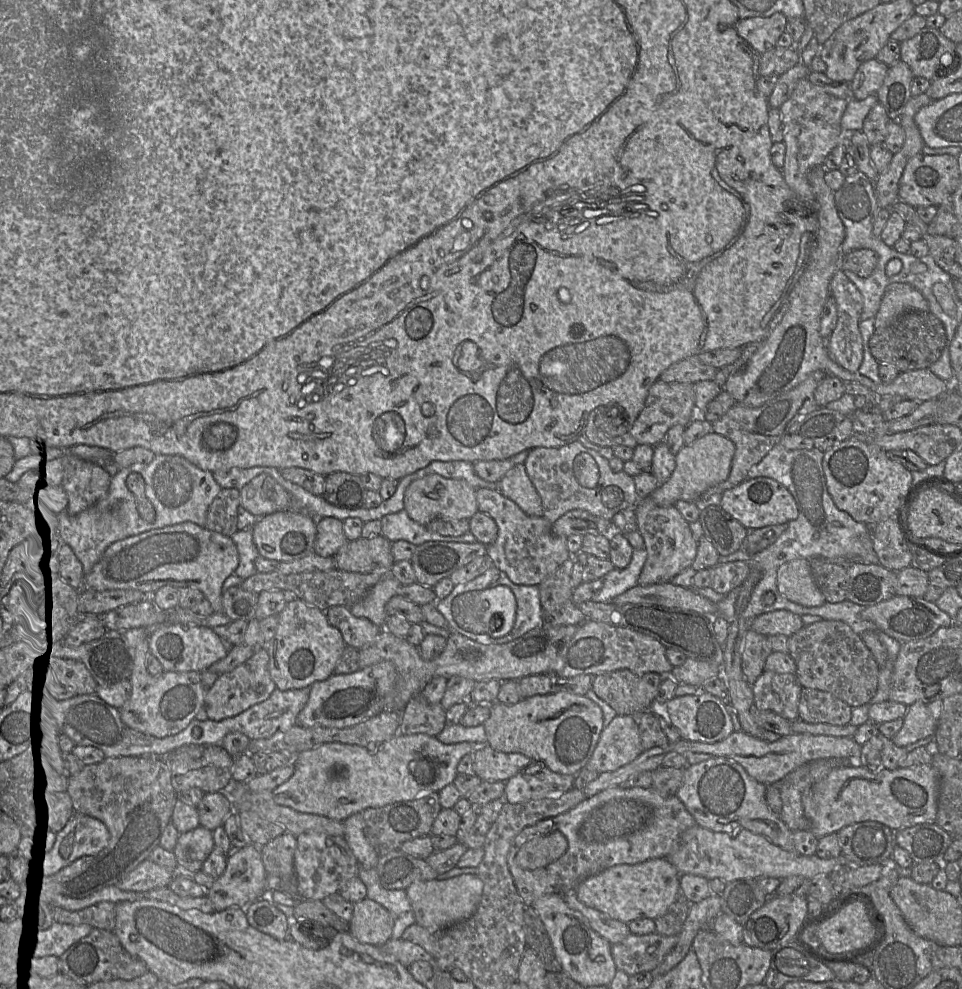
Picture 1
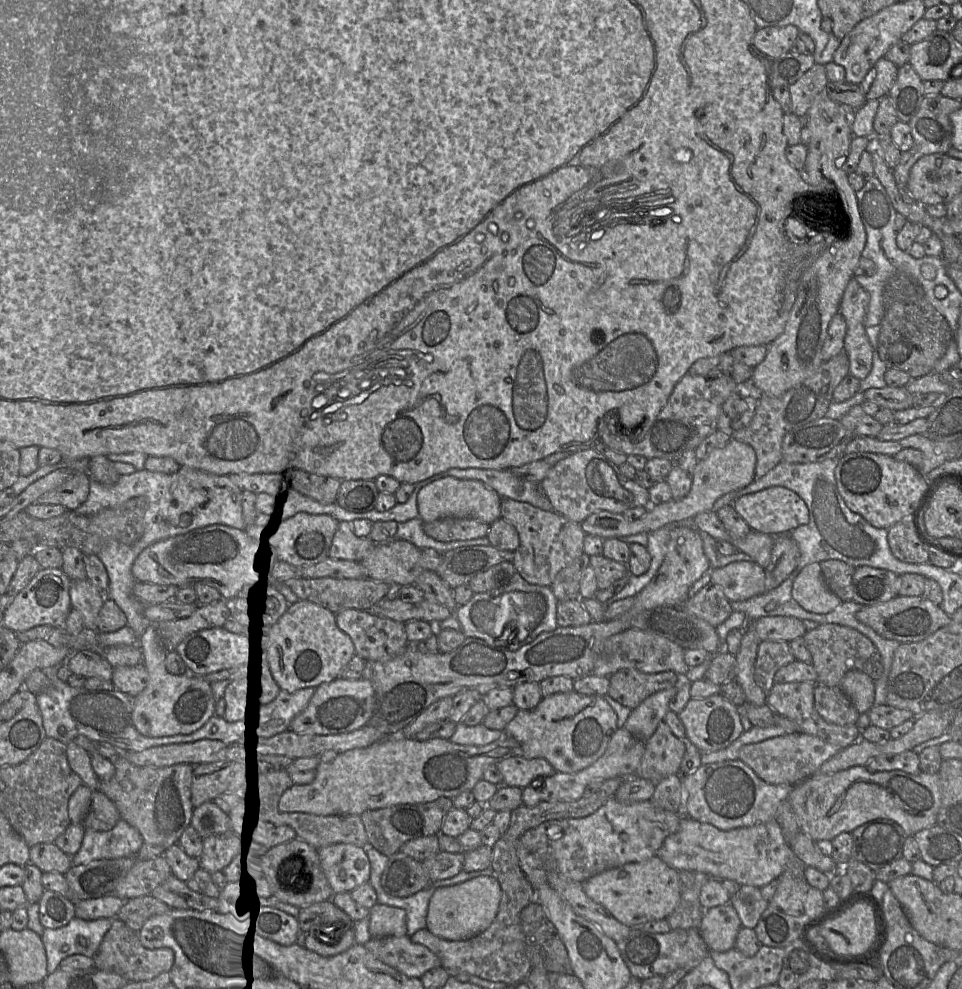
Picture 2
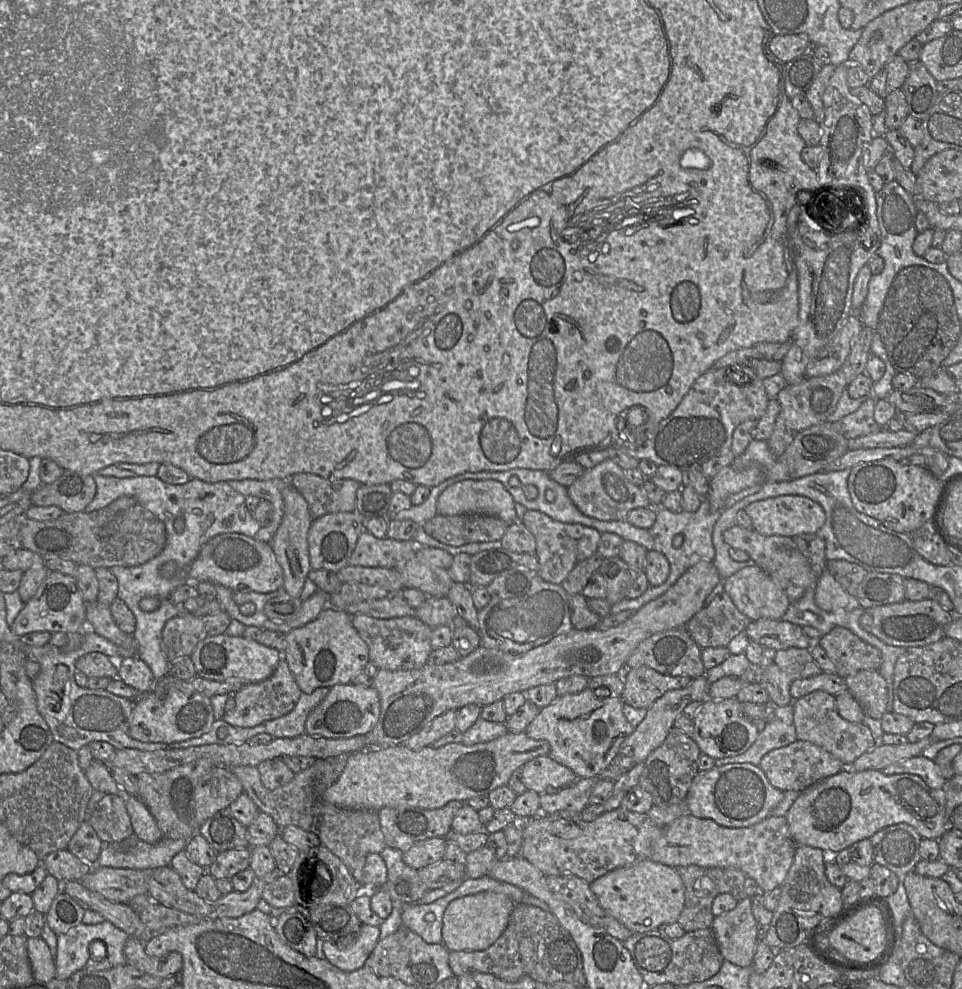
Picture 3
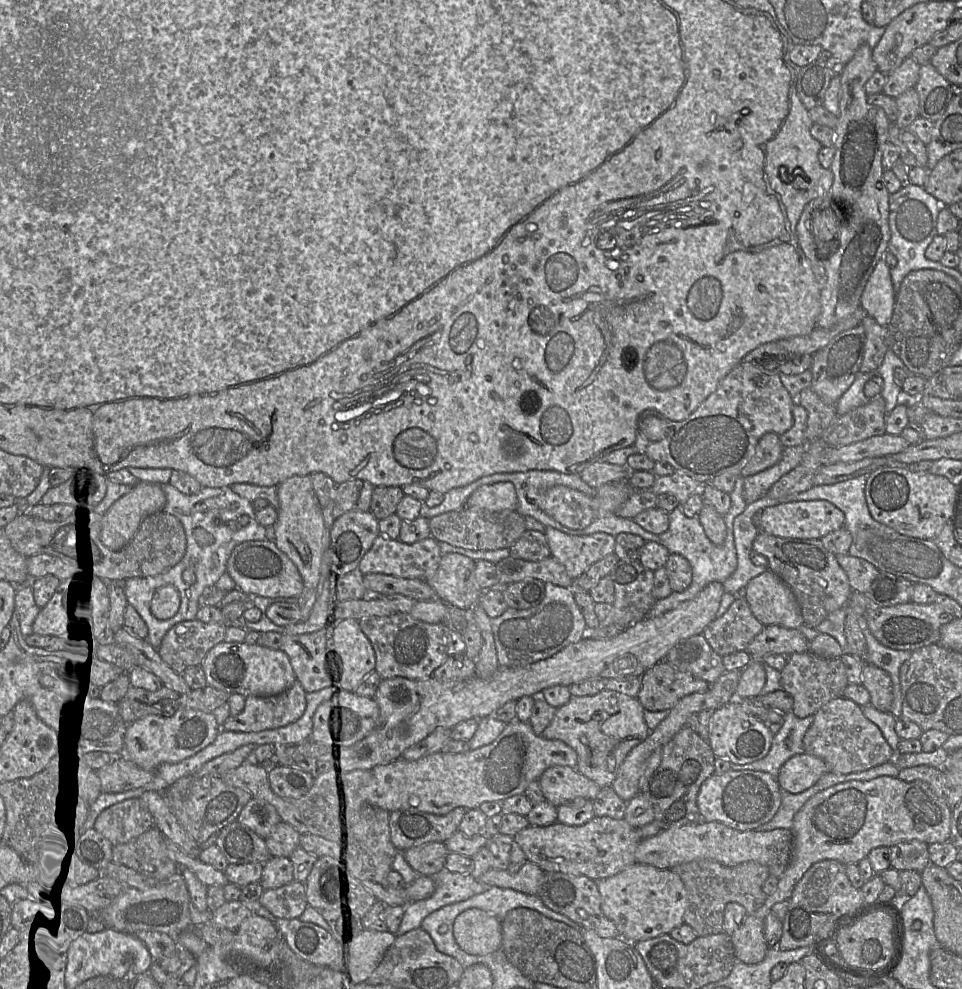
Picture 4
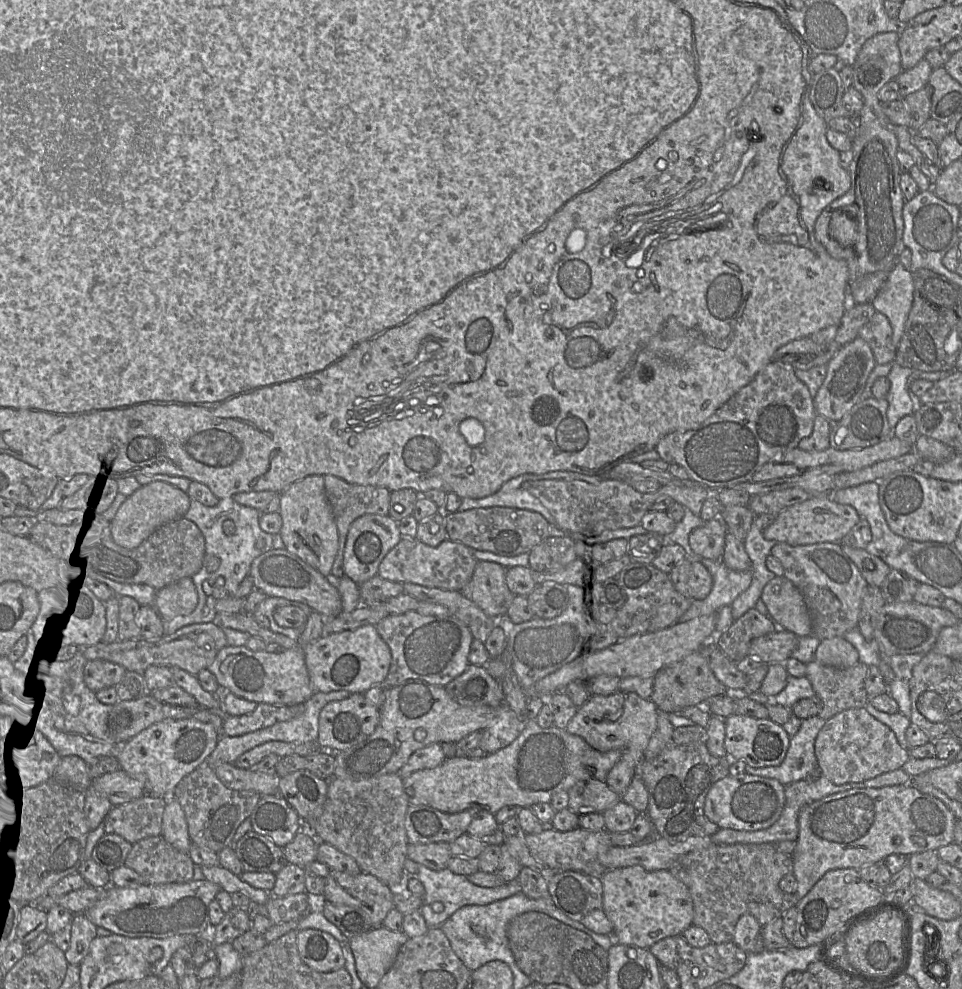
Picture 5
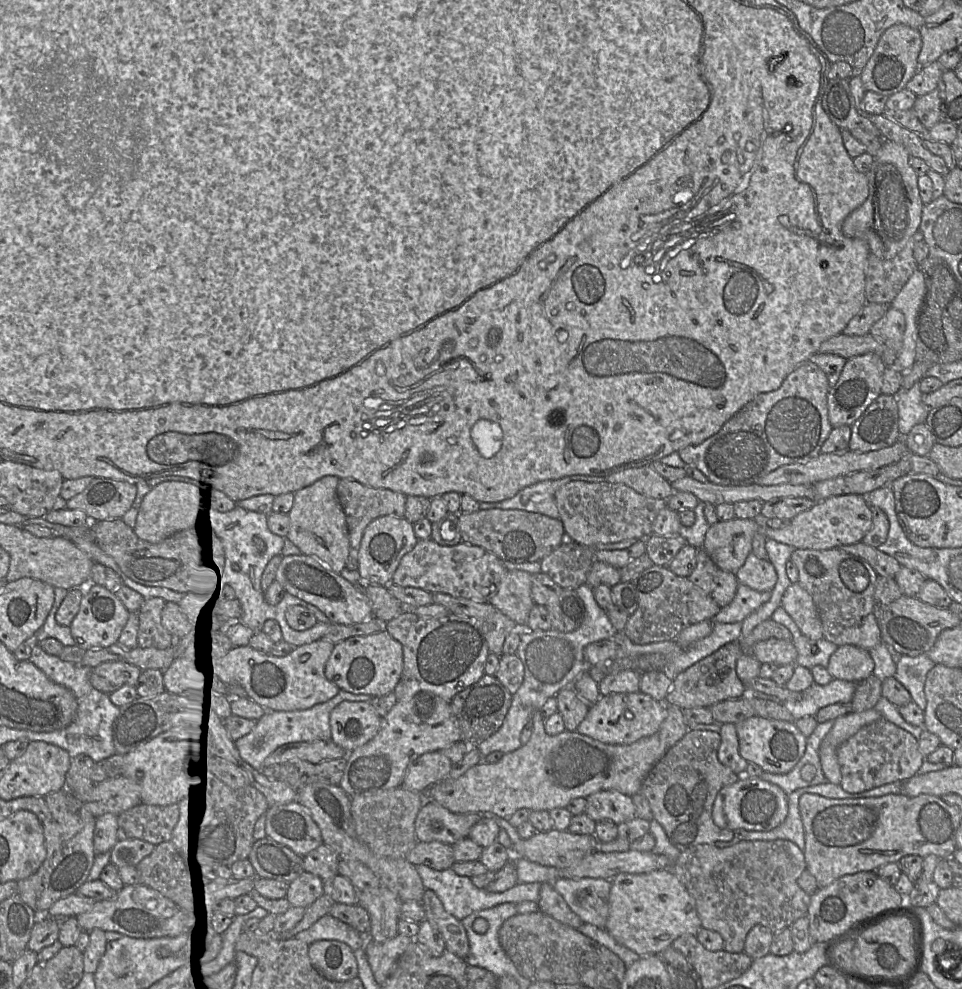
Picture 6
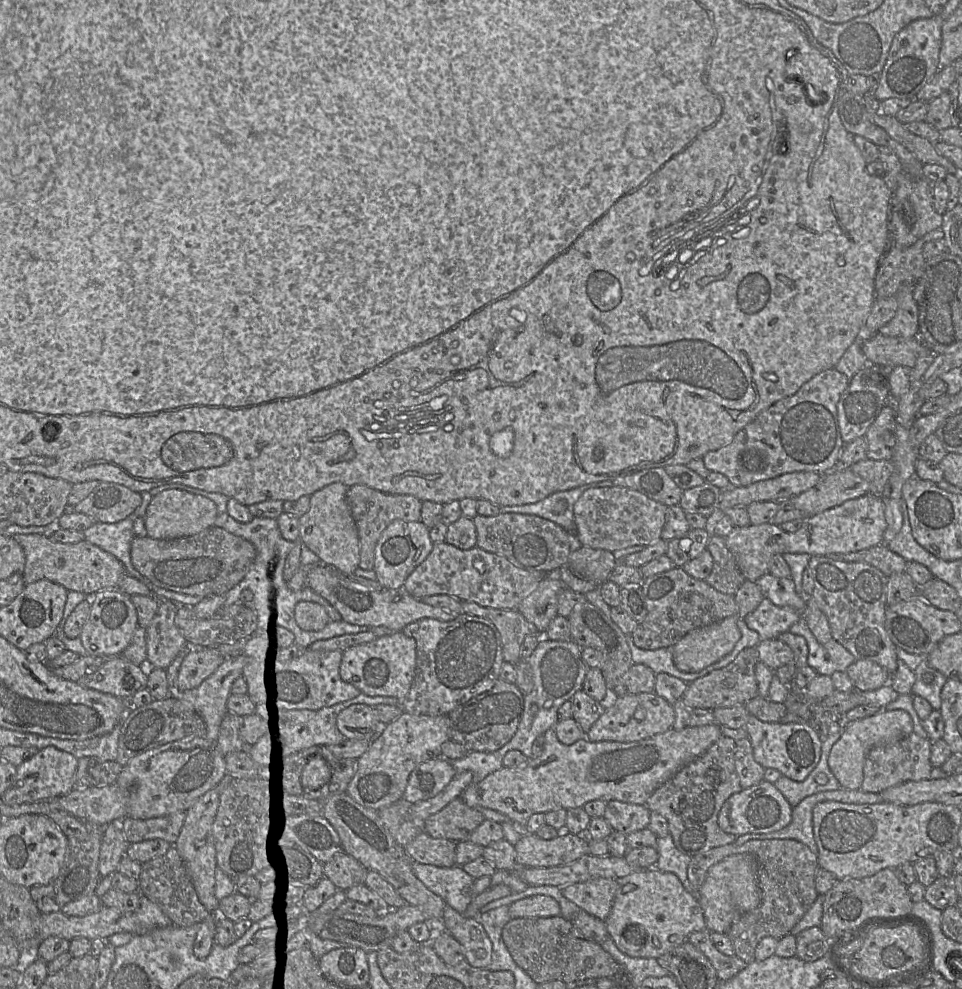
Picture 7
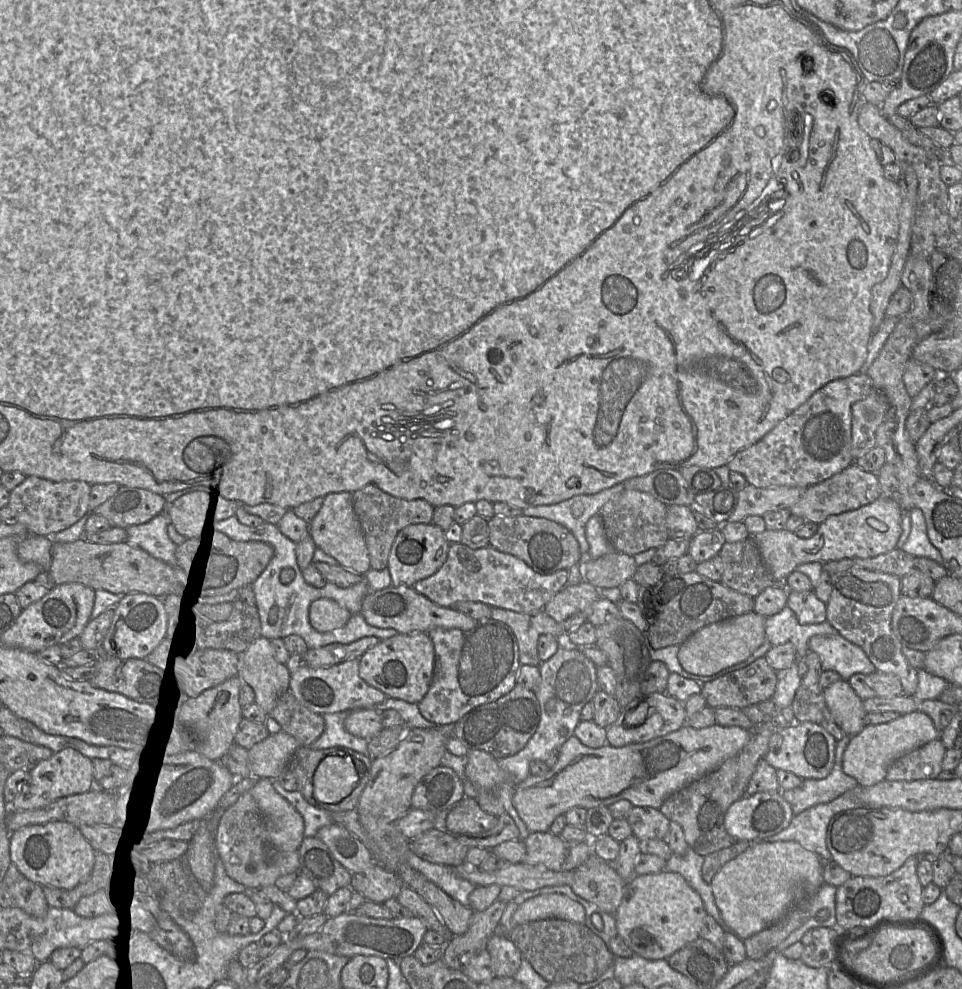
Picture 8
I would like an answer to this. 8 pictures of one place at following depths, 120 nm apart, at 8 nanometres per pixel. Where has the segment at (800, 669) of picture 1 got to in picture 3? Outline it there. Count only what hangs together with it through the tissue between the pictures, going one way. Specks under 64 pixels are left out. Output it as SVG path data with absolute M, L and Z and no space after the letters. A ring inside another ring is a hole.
M841 626L821 635L816 643L835 665L836 675L844 679L862 670L879 671L882 664L882 656L877 648Z

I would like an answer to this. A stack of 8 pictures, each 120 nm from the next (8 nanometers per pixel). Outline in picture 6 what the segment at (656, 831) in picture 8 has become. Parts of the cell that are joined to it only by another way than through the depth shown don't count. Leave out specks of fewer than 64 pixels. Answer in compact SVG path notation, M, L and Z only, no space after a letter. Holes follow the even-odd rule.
M616 790L599 791L586 797L585 814L595 822L611 821L619 825L636 817L632 797Z

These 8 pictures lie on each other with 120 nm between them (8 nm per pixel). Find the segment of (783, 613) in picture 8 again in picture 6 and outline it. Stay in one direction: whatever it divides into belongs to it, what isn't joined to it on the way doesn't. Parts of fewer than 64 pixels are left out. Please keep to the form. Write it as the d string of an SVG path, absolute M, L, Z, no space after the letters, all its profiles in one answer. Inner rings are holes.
M739 583L734 599L727 606L722 607L712 620L714 623L741 623L751 613L767 603L770 596L770 592L756 591Z

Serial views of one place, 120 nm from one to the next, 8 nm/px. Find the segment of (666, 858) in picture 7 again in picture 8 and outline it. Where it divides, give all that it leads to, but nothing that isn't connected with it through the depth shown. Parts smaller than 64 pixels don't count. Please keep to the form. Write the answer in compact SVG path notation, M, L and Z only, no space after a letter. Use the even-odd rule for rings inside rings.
M689 849L685 855L673 853L666 860L665 869L681 874L701 897L707 914L723 926L722 916L715 903L711 885L702 877L703 862L704 856L698 855L692 849Z

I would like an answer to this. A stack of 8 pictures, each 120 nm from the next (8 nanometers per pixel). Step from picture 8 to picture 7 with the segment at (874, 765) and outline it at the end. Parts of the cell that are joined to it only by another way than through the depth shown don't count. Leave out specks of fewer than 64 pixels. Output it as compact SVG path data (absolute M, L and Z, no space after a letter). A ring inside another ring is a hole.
M881 710L873 716L852 721L842 727L840 738L829 753L828 766L839 781L841 788L860 789L863 782L864 761L868 751L874 746L900 740L912 732L912 718L904 710Z

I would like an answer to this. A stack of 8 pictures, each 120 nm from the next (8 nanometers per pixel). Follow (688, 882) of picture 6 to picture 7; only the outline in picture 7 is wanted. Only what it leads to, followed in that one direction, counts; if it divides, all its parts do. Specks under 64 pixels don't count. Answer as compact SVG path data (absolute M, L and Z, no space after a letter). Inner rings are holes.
M750 840L741 845L732 843L715 847L691 857L687 870L691 885L700 890L712 866L726 857L737 854L748 854L756 860L757 882L762 895L760 905L756 909L740 915L726 934L733 944L735 956L748 964L755 960L755 949L763 938L773 937L779 940L790 934L790 931L816 901L819 893L815 888L815 878L820 867L817 855L797 840Z

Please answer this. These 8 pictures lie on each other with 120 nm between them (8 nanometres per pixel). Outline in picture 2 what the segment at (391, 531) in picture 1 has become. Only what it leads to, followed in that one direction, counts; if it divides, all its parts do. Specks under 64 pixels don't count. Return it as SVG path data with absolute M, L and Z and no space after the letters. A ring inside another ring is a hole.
M414 518L405 522L398 523L397 538L408 541L420 549L431 548L438 552L446 552L456 548L466 546L488 546L490 542L487 537L475 538L470 540L455 540L441 542L428 536L423 529L423 521Z

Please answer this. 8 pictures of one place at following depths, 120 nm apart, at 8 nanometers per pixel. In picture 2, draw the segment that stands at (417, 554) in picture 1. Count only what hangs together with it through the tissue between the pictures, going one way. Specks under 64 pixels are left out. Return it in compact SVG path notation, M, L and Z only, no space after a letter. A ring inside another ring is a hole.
M466 546L443 553L437 574L452 589L468 584L477 574L501 562L513 561L512 551L488 546Z

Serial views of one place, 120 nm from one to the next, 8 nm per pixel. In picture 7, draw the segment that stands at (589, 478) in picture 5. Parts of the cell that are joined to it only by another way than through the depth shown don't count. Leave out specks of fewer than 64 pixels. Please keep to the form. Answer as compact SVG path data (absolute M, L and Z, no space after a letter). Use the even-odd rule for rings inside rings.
M584 484L570 490L554 492L535 503L504 506L500 507L500 509L503 513L530 514L548 519L564 528L569 534L573 534L575 539L578 539L576 536L573 505L588 488L590 486Z

